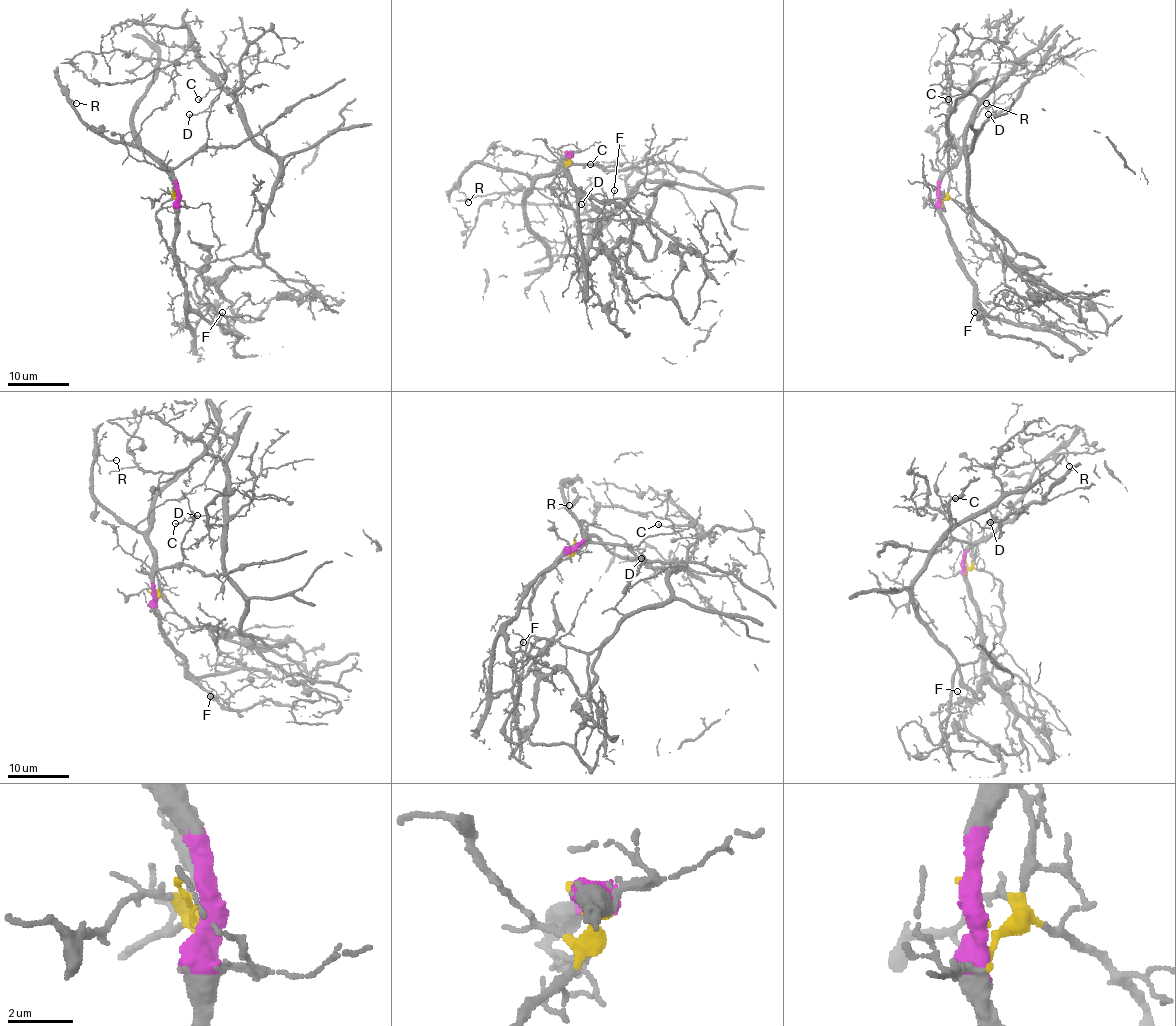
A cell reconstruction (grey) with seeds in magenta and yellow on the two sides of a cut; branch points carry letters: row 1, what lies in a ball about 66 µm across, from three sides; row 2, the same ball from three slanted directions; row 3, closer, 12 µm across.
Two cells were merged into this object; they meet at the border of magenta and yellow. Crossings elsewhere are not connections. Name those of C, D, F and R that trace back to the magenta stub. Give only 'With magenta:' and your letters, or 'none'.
With magenta: C, F, R

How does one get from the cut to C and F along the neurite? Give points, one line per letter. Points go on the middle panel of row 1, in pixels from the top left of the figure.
C: (569, 156), (564, 162), (590, 164)
F: (569, 156), (567, 173), (578, 190), (599, 200), (613, 197), (614, 190)

